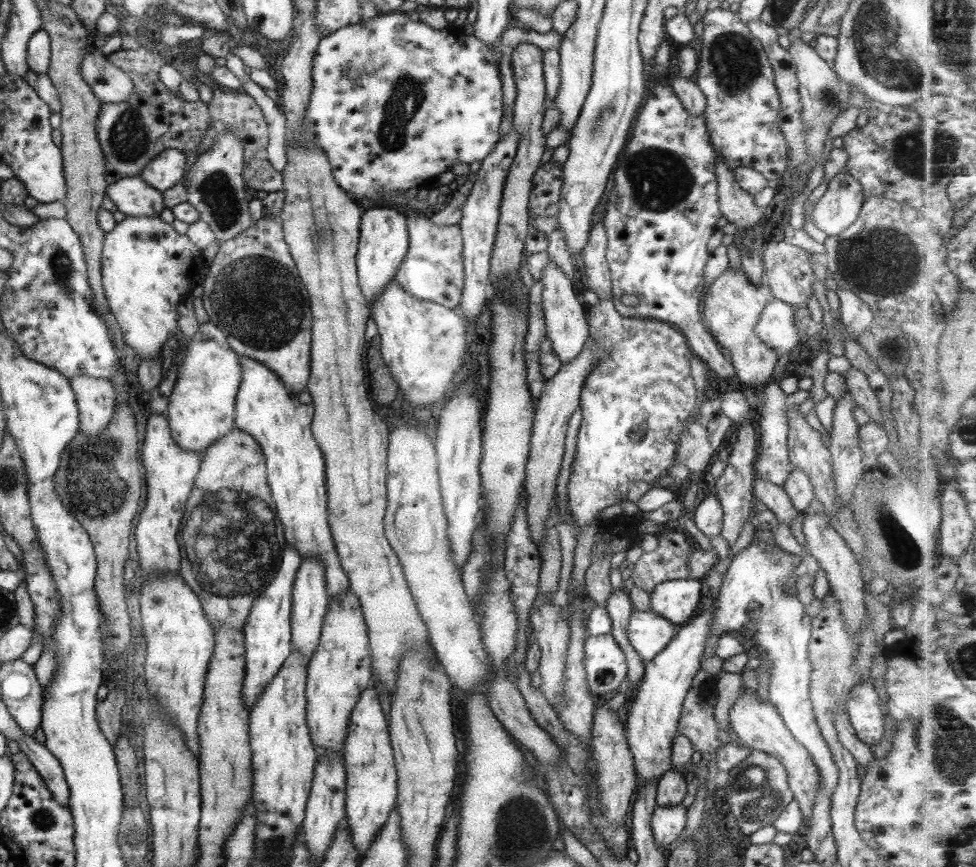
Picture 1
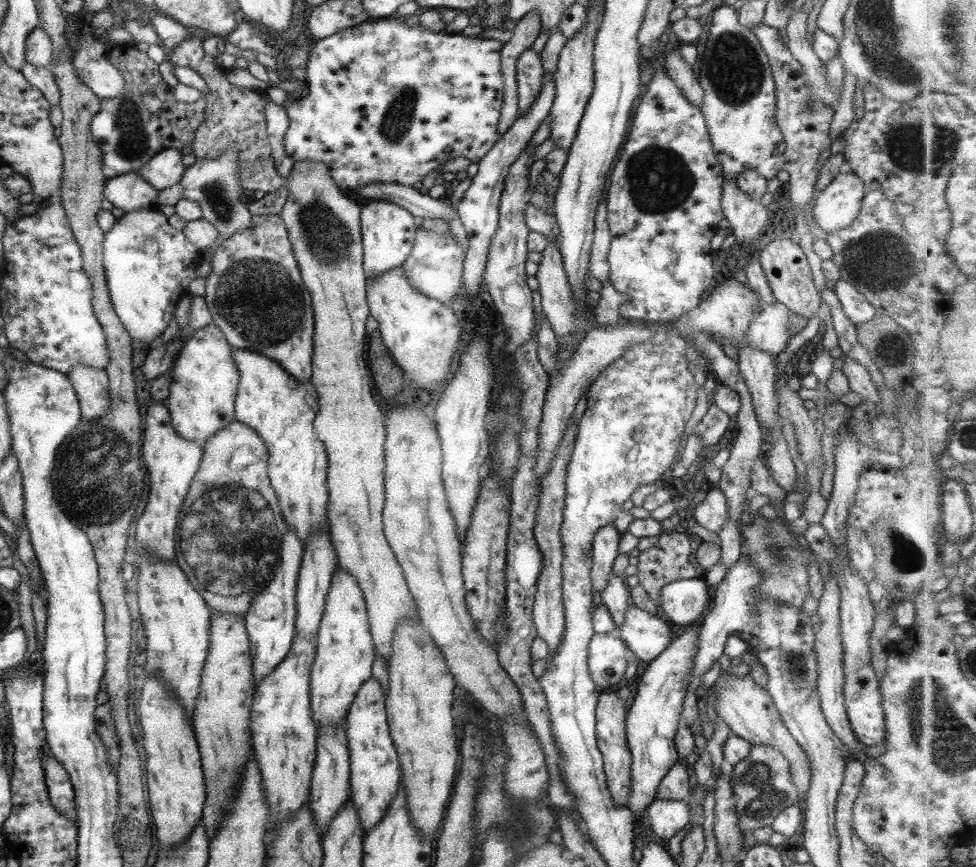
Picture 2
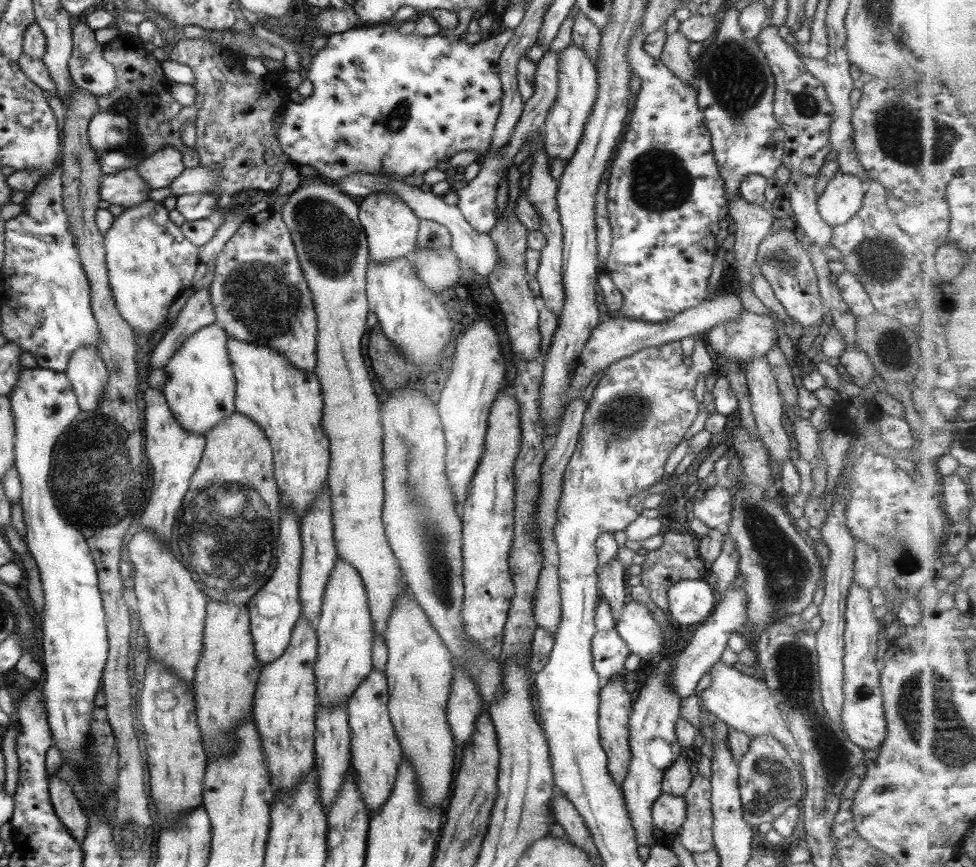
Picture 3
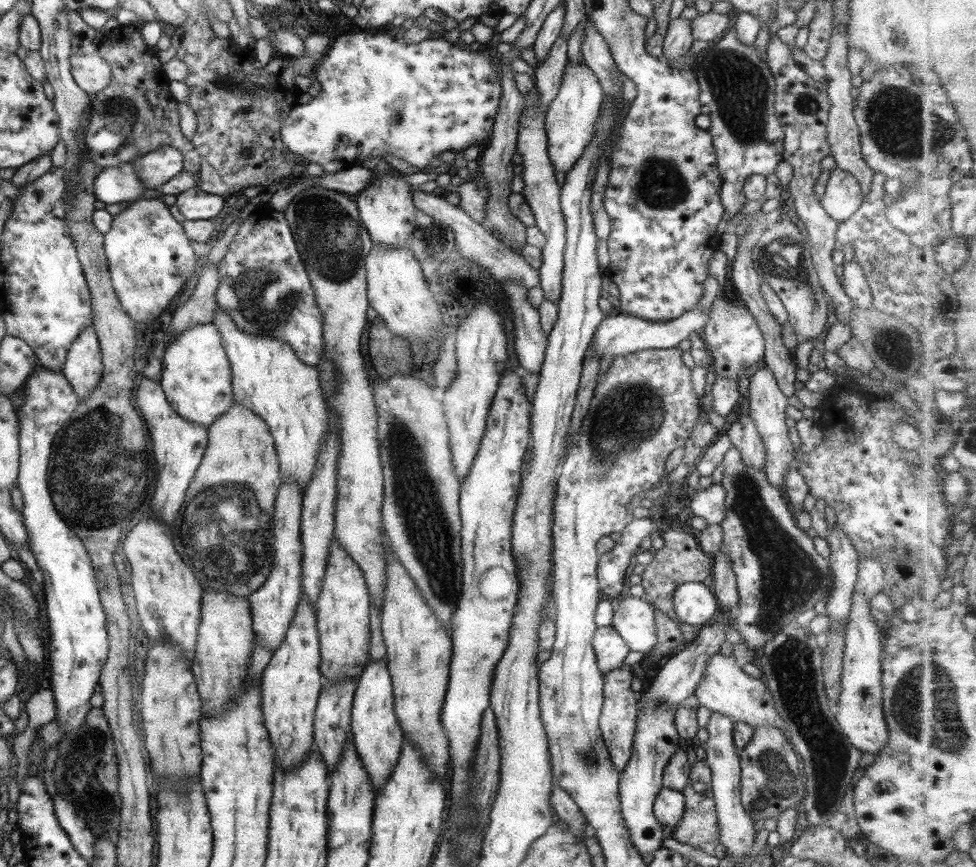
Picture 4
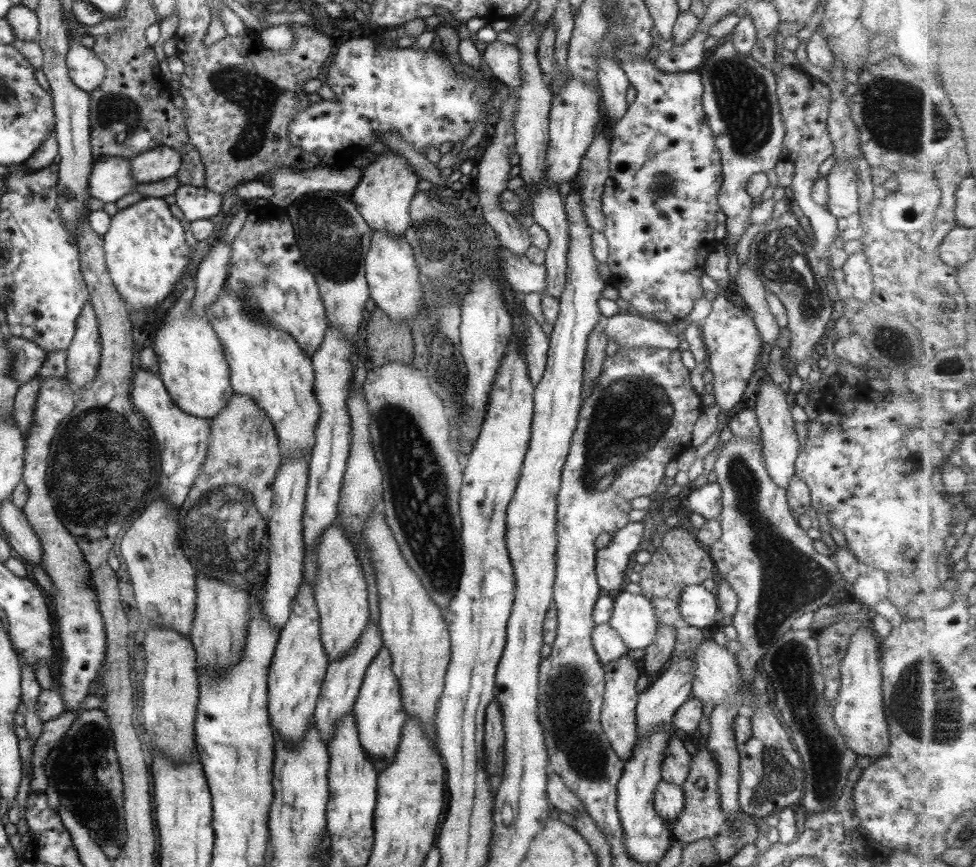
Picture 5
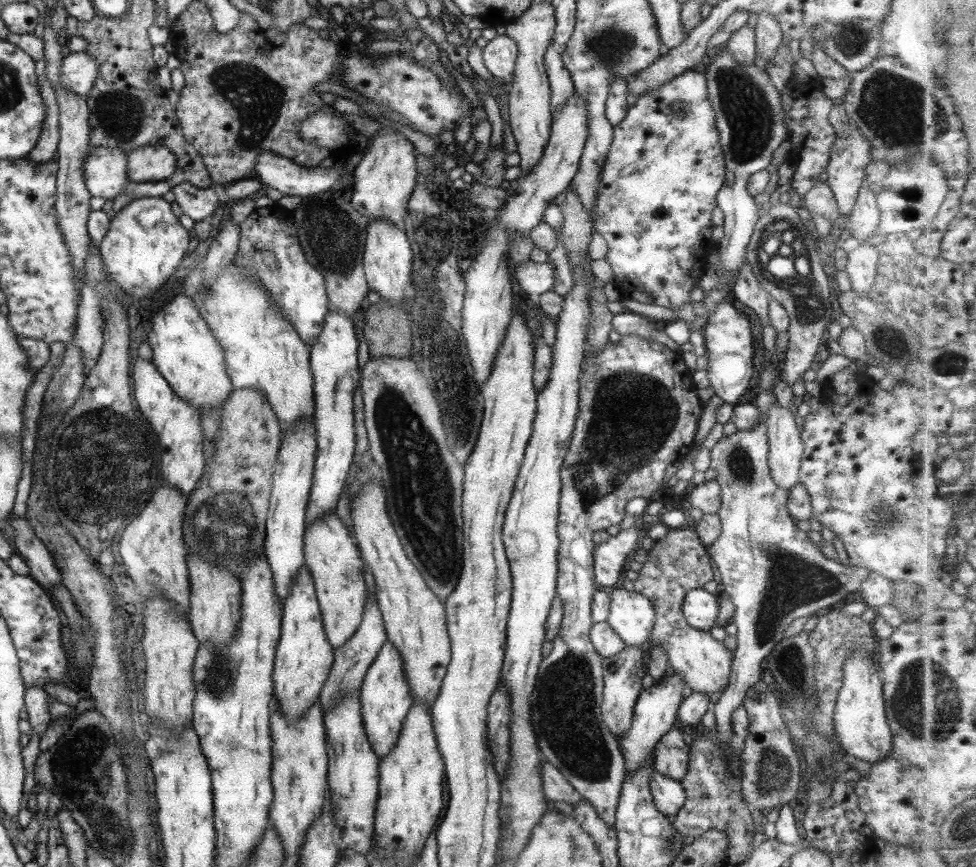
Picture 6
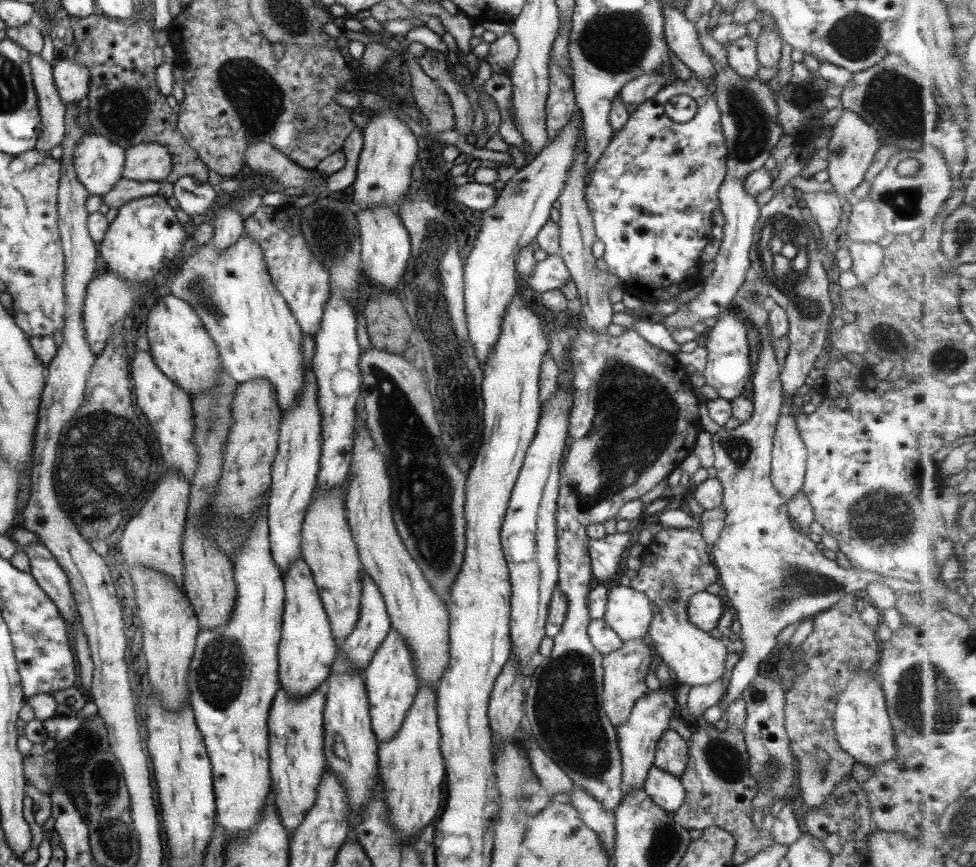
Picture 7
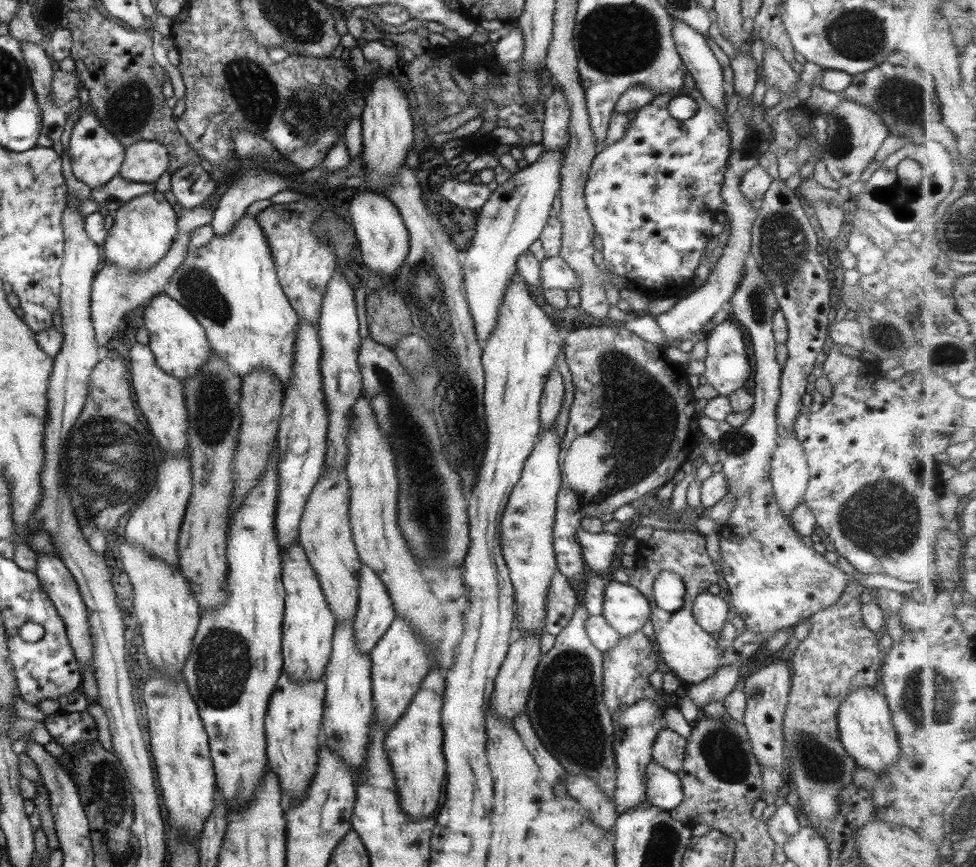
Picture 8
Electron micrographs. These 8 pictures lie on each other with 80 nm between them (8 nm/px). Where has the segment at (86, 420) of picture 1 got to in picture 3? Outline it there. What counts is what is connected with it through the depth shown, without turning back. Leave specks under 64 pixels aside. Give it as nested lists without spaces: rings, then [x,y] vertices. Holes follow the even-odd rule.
[[[79,347],[71,355],[63,374],[70,383],[80,411],[95,411],[100,405],[107,380],[107,369],[97,348]]]

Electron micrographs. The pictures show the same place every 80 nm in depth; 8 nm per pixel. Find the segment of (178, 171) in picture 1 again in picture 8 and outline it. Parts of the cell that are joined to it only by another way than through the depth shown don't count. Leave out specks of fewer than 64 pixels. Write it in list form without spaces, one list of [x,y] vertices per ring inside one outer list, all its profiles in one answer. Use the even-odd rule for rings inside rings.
[[[149,140],[135,142],[124,148],[124,158],[118,175],[125,180],[154,184],[167,172],[168,154],[165,145]]]

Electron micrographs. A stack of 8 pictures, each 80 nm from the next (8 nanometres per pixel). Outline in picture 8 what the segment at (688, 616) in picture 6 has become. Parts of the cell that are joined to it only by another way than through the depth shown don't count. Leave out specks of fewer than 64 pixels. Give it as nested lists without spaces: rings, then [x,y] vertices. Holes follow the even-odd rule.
[[[707,591],[697,594],[691,610],[695,622],[709,634],[718,631],[728,615],[727,604],[723,599]]]

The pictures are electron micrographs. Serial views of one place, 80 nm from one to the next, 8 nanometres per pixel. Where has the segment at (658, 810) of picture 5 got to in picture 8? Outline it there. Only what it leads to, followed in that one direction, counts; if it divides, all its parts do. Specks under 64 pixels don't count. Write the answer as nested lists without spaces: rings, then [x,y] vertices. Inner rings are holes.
[[[651,761],[645,773],[646,801],[668,812],[678,806],[682,799],[679,777]]]

